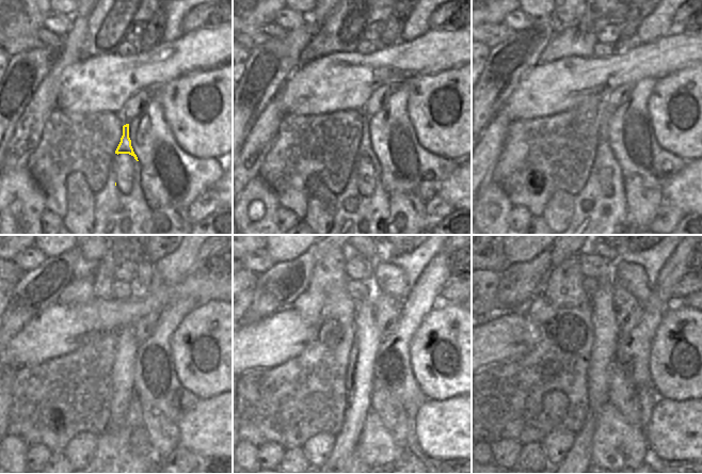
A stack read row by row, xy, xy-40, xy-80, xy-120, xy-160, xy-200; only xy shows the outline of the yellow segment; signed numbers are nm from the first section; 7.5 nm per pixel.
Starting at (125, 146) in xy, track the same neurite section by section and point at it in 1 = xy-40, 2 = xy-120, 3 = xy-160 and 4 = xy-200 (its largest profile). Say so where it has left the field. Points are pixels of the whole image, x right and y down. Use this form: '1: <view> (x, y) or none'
1: xy-40 (365, 148)
2: xy-120 (122, 376)
3: xy-160 (361, 370)
4: xy-200 (606, 334)

